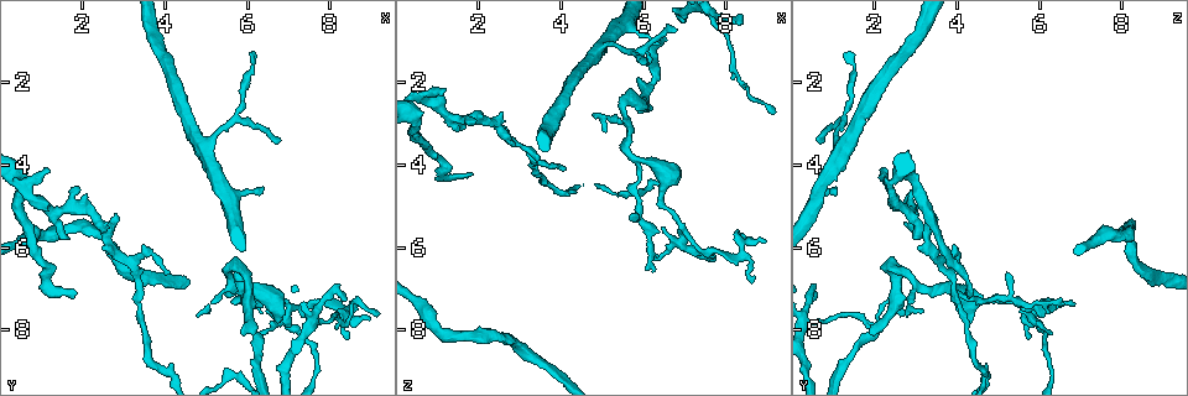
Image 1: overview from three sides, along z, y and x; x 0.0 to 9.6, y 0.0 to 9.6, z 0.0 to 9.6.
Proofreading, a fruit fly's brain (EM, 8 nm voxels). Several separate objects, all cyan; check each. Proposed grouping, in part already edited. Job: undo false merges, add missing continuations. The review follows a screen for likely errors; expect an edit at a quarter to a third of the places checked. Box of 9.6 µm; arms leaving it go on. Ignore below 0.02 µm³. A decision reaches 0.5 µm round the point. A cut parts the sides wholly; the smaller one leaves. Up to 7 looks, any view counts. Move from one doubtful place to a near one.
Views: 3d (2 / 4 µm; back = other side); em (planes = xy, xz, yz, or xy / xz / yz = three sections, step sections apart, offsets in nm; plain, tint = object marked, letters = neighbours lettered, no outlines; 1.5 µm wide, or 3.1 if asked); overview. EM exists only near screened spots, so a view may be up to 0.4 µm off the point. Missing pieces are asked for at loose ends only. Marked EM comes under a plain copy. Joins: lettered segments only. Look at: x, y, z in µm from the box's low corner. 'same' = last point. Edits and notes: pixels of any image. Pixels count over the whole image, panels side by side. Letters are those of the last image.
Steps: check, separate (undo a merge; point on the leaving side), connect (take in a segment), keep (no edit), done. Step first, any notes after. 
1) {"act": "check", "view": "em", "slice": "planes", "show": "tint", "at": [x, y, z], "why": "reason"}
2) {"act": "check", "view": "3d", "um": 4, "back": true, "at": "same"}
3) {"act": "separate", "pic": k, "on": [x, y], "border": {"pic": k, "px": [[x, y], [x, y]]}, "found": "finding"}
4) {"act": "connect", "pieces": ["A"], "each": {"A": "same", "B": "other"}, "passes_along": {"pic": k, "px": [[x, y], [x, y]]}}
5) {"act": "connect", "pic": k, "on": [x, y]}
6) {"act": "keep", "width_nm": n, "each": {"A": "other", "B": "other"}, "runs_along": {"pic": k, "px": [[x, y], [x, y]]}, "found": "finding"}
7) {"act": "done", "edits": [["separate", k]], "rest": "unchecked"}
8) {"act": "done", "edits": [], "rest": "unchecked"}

{"act": "check", "view": "3d", "um": 4, "at": [6.80, 3.45, 0.70], "why": "tapers out"}

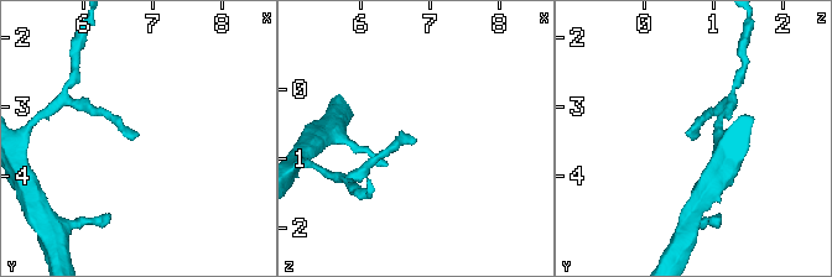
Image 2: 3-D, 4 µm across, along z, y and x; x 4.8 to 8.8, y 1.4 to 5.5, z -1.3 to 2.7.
{"act": "check", "view": "em", "slice": "planes", "show": "letters", "at": [6.80, 3.45, 0.65]}

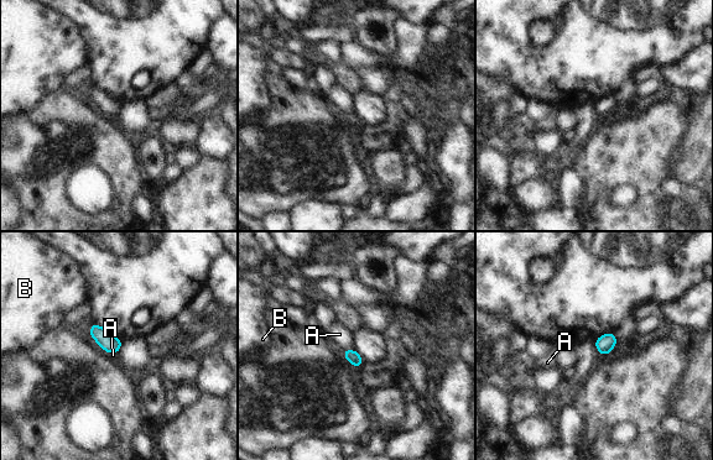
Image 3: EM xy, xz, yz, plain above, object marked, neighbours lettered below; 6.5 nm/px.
{"act": "keep", "each": {"A": "other", "B": "other"}, "border": {"pic": 3, "px": [[343, 348], [354, 350]]}, "found": "no lettered segment goes on from it"}

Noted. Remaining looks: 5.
{"act": "check", "view": "em", "slice": "planes", "show": "letters", "at": [9.15, 7.60, 2.75], "why": "an open end"}

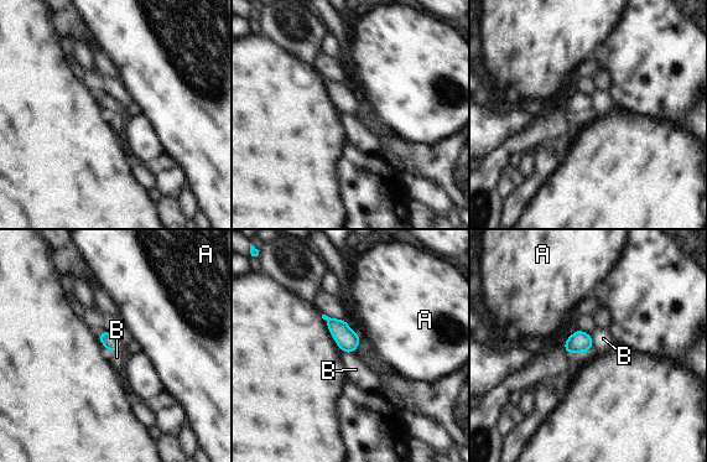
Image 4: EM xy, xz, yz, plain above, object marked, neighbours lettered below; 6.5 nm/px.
{"act": "keep", "each": {"A": "other", "B": "other"}, "found": "none of them fits"}

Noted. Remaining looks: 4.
{"act": "check", "view": "3d", "um": 2, "at": [8.70, 7.40, 6.80], "why": "thin end"}

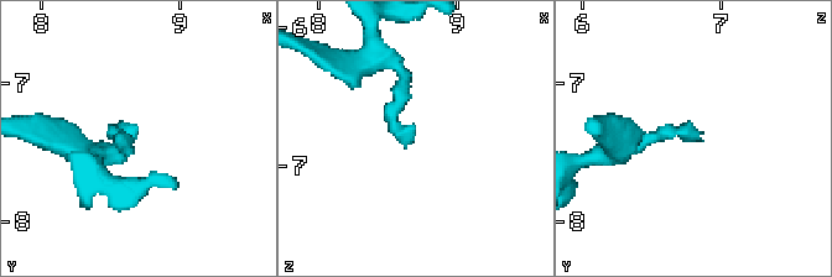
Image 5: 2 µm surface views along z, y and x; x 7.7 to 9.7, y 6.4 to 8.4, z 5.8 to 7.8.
{"act": "check", "view": "em", "slice": "yz", "step": 8, "show": "letters", "at": [8.68, 7.42, 6.84]}

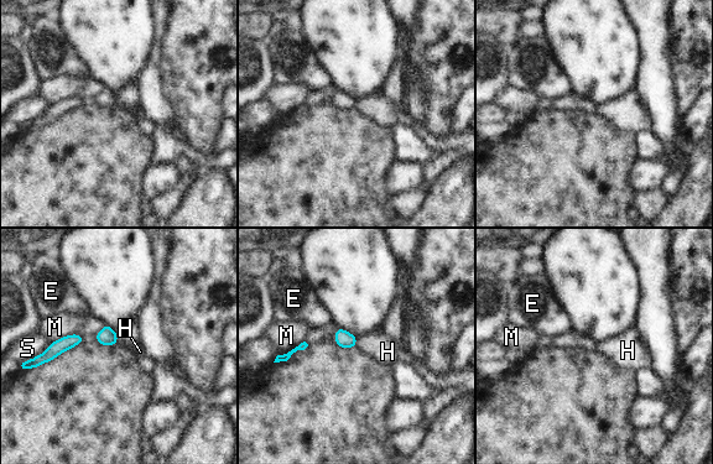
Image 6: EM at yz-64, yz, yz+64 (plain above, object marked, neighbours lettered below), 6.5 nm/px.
{"act": "connect", "pieces": ["H"], "each": {"E": "other", "H": "same", "M": "other", "S": "other"}, "found": "the cell continues"}

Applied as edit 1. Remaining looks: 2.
{"act": "done", "edits": [["connect", 6]], "rest": "unchecked"}

